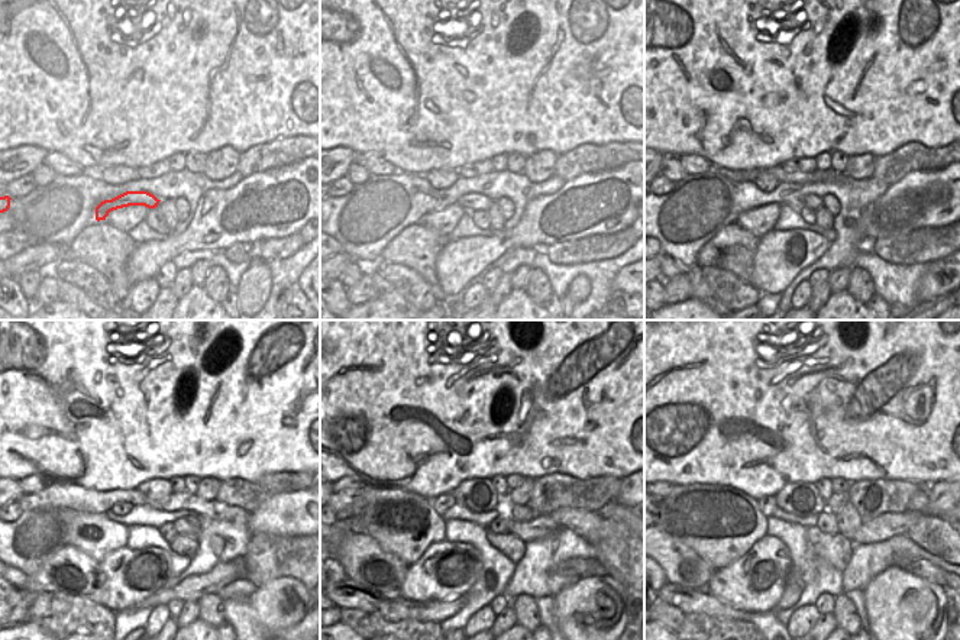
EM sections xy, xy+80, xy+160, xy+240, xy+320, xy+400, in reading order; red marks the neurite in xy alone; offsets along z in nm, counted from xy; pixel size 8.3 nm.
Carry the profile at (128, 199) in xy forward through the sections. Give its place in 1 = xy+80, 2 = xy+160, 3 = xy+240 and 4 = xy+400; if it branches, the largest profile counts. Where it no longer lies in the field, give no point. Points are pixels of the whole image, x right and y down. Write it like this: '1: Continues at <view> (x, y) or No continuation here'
1: Continues at xy+80 (469, 201)
2: Continues at xy+160 (813, 201)
3: Continues at xy+240 (181, 526)
4: Continues at xy+400 (939, 503).

